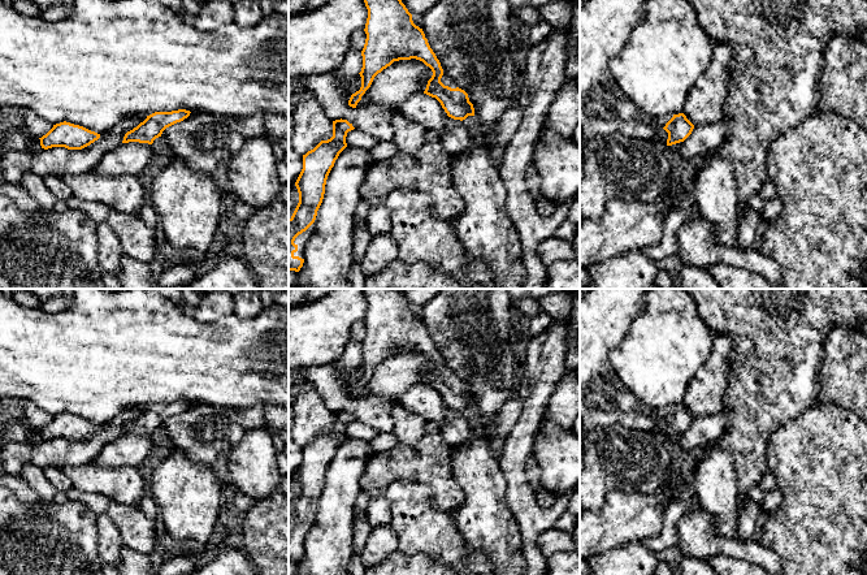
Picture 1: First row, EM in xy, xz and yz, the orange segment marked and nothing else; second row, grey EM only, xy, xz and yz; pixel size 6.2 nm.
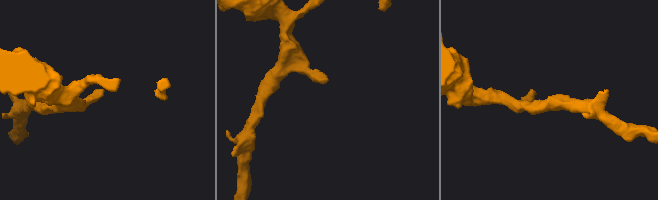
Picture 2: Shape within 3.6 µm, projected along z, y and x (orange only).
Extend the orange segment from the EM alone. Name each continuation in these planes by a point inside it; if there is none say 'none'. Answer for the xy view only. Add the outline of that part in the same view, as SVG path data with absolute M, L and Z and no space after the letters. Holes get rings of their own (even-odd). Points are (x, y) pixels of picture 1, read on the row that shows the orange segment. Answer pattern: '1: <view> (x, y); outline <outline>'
none

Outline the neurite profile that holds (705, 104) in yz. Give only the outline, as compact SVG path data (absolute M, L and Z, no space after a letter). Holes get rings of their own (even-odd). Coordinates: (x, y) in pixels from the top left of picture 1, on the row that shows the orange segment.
M719 42L714 46L711 62L692 87L682 109L694 126L715 124L724 117L732 59L729 43Z

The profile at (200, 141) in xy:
M205 111L191 112L183 121L166 127L161 137L174 159L198 173L209 174L229 159L230 127L226 118Z

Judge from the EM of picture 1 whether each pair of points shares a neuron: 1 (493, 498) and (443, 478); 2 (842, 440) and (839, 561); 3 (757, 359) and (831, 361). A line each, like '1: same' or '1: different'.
1: different
2: same
3: different

